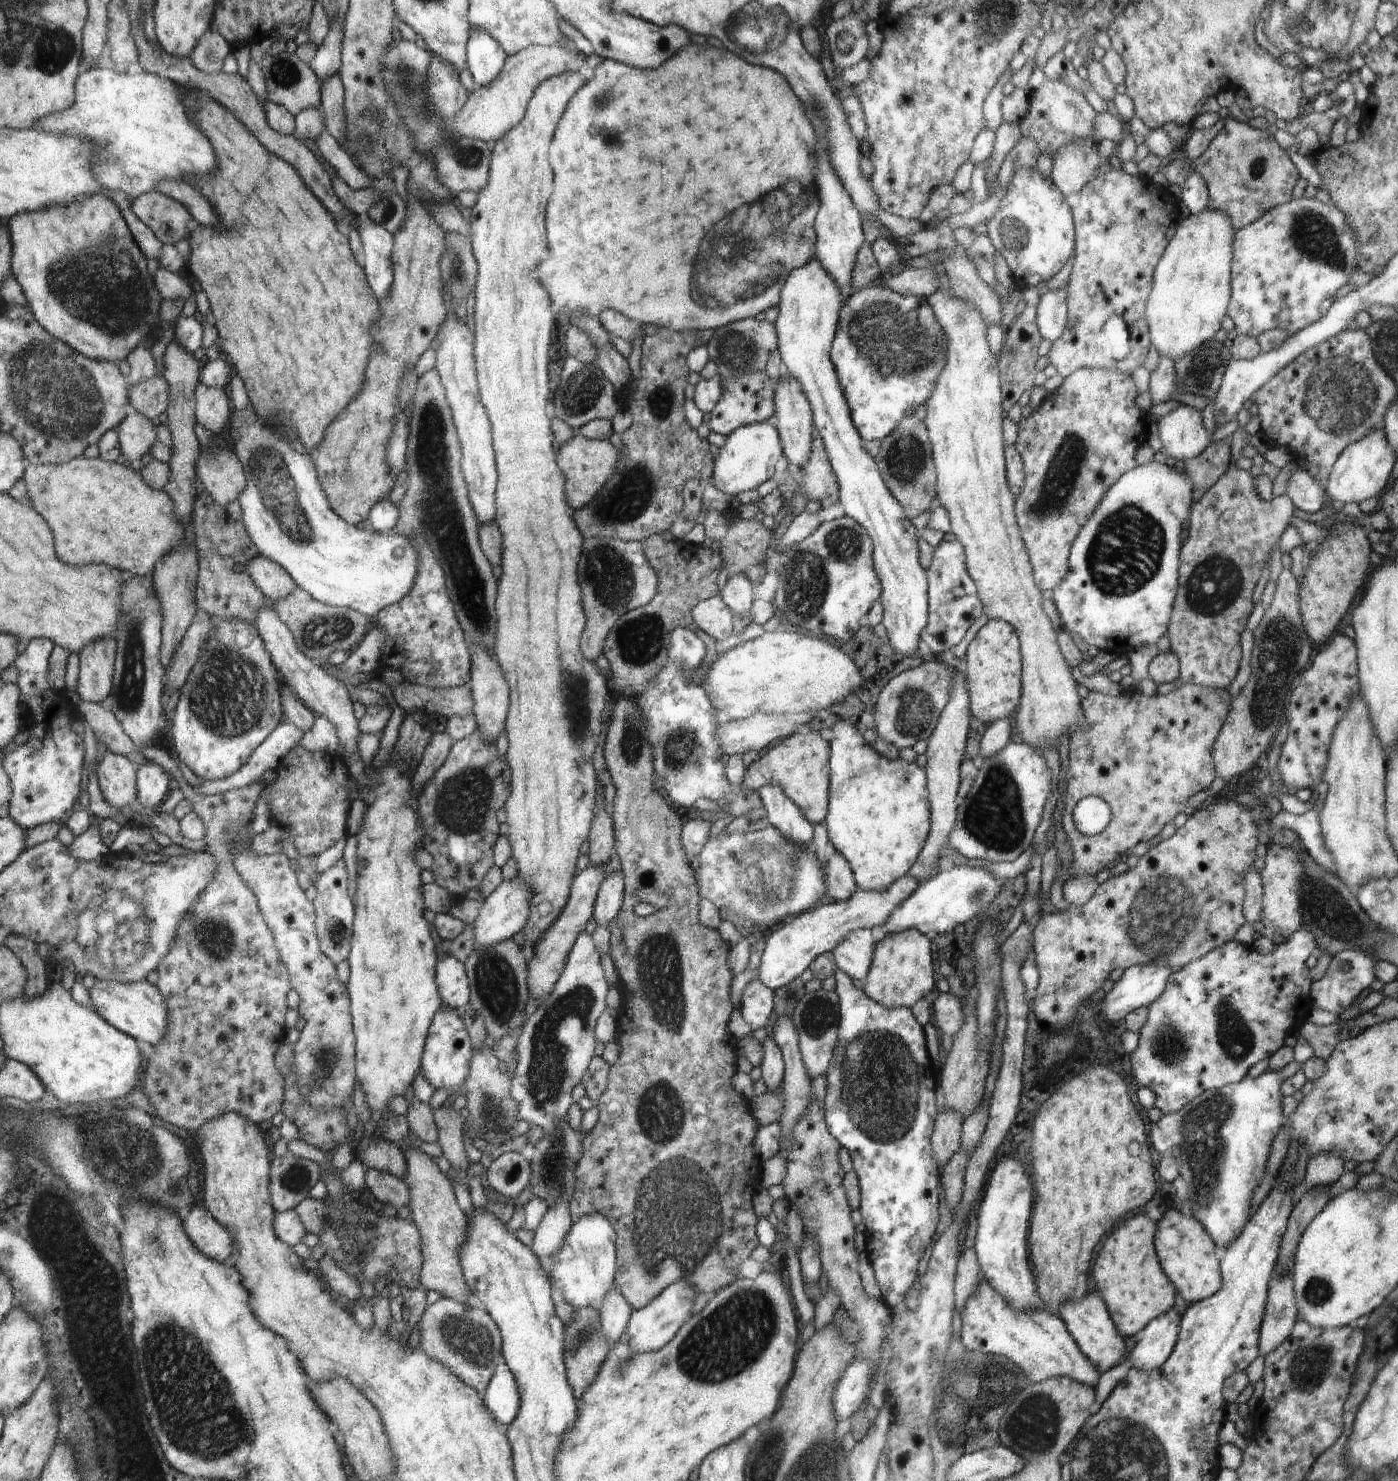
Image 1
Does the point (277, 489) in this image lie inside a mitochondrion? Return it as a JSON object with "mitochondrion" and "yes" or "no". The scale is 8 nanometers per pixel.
{"mitochondrion":"yes"}

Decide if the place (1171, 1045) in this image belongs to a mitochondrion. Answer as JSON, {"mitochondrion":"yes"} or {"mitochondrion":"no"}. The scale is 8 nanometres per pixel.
{"mitochondrion":"yes"}

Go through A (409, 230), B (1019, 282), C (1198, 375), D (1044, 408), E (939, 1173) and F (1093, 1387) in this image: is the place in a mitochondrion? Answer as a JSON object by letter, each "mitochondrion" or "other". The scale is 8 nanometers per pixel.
{"A":"other","B":"other","C":"mitochondrion","D":"other","E":"other","F":"other"}

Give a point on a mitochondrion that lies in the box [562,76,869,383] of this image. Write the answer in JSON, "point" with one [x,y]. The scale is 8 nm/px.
{"point":[732,269]}

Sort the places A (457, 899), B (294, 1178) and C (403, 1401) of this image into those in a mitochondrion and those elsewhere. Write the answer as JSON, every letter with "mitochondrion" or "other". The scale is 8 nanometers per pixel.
{"A":"other","B":"mitochondrion","C":"other"}

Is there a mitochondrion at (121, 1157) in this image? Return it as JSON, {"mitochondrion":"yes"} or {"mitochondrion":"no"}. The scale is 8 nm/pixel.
{"mitochondrion":"yes"}

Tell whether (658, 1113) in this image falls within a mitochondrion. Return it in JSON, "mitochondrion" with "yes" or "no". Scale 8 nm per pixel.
{"mitochondrion":"yes"}

